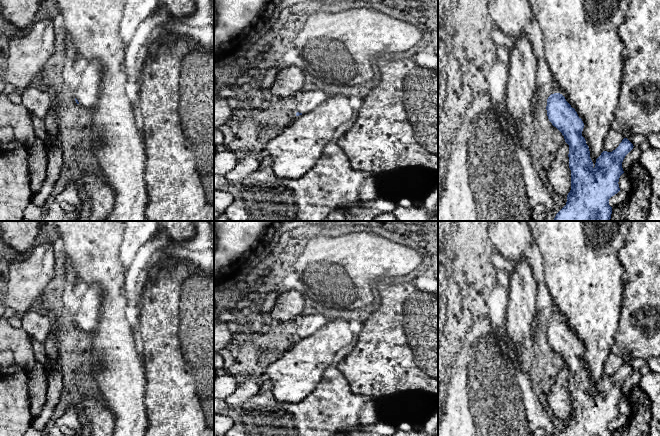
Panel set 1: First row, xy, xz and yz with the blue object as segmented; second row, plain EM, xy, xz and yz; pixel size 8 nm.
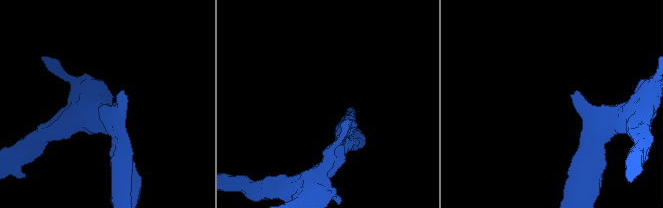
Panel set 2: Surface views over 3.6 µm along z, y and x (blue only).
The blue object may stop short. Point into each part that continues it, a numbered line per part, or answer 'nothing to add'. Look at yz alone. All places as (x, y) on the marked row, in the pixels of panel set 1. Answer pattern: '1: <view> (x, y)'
nothing to add

